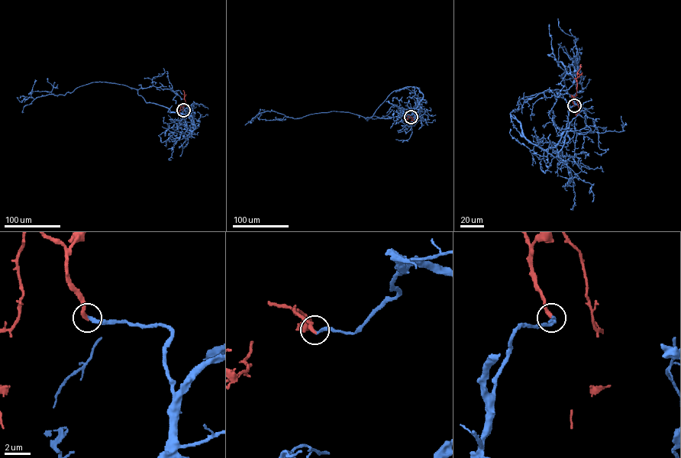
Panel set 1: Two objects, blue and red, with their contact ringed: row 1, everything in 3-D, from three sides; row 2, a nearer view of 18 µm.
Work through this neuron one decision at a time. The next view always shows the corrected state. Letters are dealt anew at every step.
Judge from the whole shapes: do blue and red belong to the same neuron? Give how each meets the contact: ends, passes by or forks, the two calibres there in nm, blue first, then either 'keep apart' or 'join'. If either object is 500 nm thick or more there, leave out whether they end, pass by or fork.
blue ends there; red ends there; 240 nm thick on the blue side, 320 nm on the other; join

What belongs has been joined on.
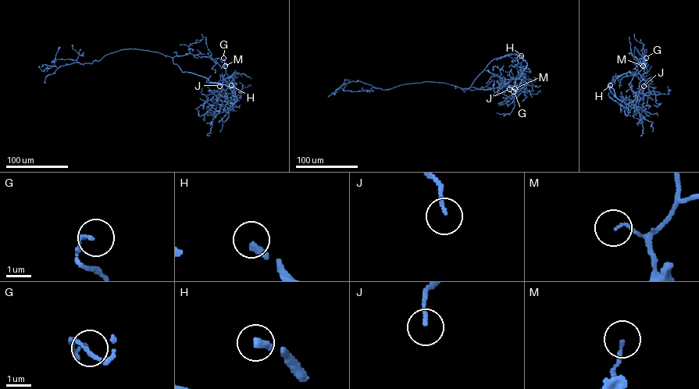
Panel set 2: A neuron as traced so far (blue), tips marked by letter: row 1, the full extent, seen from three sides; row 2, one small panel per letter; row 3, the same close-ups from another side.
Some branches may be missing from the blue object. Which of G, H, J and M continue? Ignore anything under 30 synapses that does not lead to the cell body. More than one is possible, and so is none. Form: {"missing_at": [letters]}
{"missing_at": ["H"]}

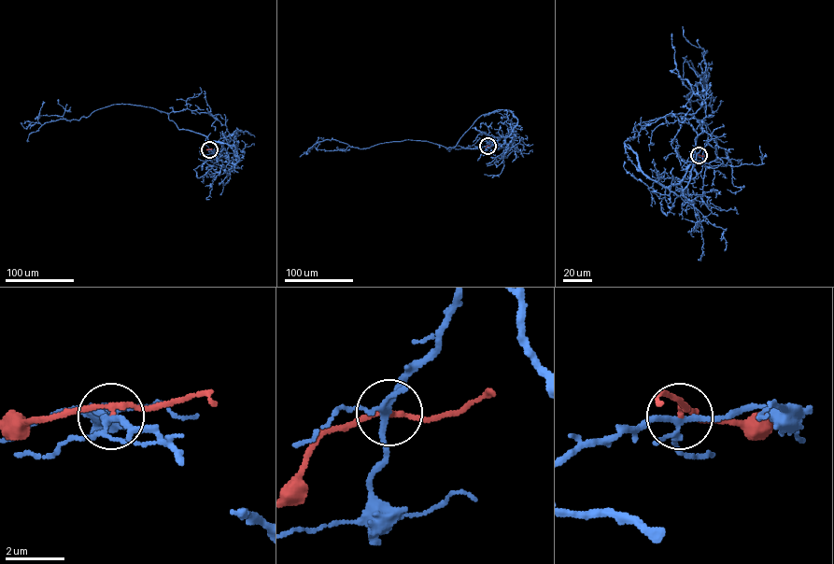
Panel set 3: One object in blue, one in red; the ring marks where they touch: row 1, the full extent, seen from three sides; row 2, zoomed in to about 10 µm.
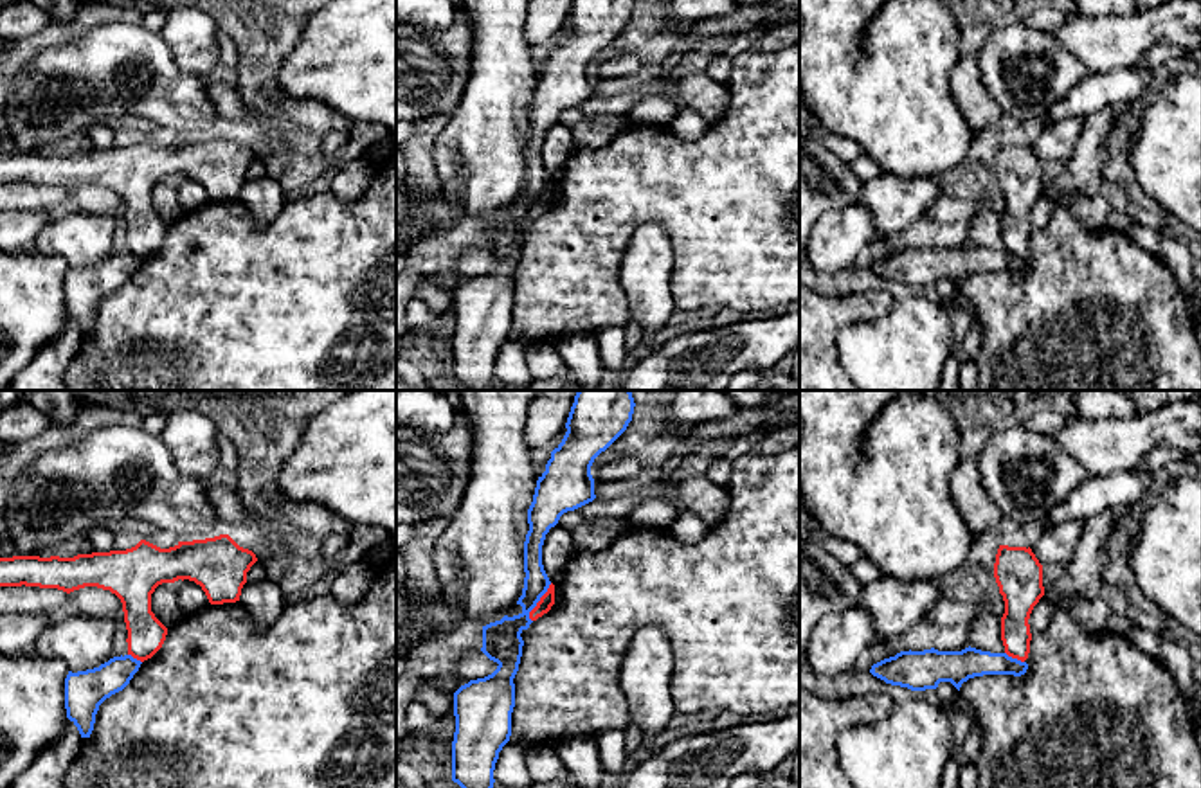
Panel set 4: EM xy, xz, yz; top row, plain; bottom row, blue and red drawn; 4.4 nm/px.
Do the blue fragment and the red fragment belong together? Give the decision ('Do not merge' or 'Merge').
Do not merge

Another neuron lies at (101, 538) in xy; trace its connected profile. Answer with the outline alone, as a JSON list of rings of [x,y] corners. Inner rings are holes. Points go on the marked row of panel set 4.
[[[95,525],[85,538],[92,543],[94,552],[113,551],[115,534],[106,527]]]

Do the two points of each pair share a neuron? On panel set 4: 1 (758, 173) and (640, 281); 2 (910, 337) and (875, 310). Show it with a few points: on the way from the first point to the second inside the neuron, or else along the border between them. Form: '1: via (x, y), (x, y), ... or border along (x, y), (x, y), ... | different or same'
1: border along (643, 222), (656, 222), (670, 243), (672, 295) | different
2: border along (895, 301), (884, 315), (843, 328) | different

